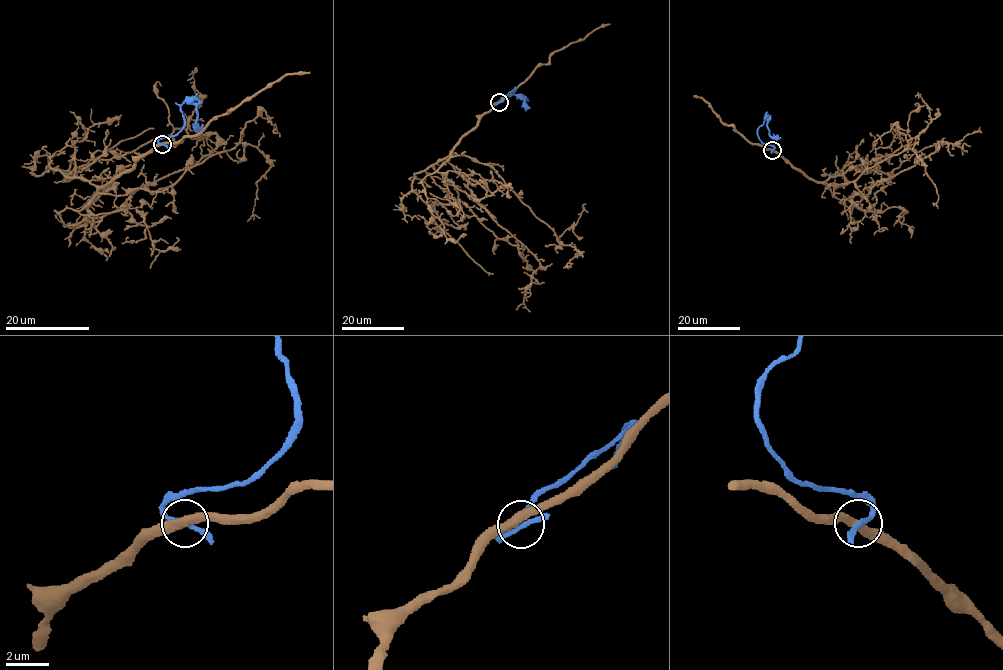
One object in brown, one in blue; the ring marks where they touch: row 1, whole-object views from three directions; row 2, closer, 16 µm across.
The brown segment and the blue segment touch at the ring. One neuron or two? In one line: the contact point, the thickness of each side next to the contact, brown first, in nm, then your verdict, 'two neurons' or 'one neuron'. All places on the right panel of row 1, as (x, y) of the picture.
place (772, 150); calibres 400 and 200 nm; two neurons

